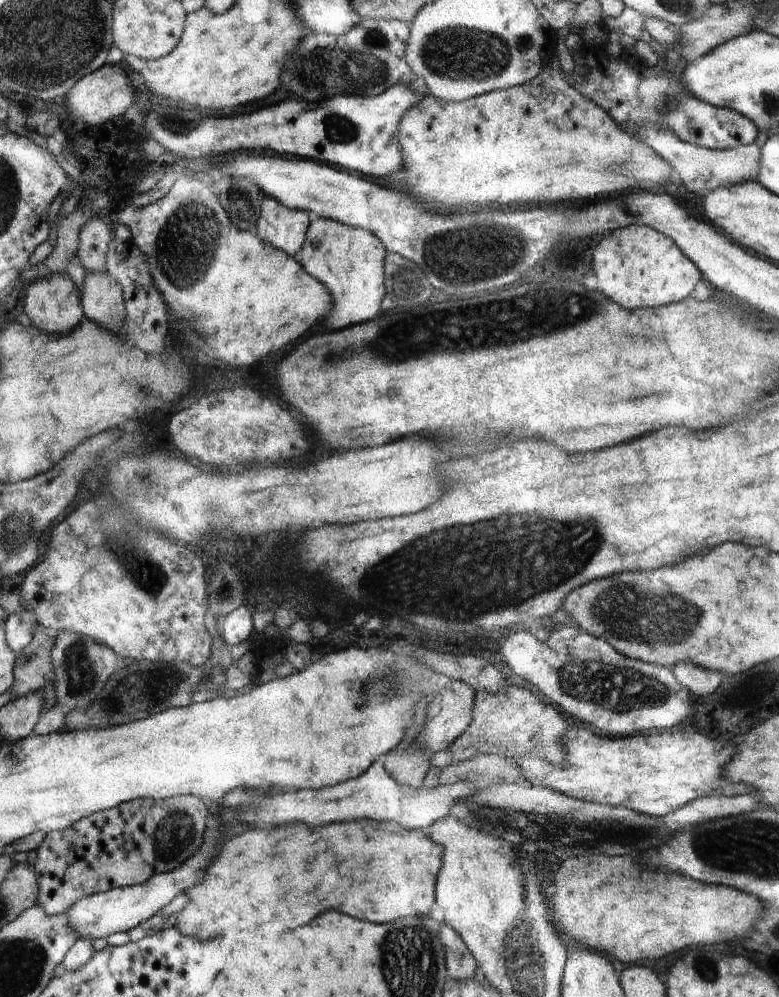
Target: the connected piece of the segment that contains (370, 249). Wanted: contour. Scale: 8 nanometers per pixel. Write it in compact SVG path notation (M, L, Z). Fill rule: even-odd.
M328 218L312 219L303 247L295 259L332 294L332 312L322 326L328 326L328 330L340 330L376 317L380 312L380 300L386 294L384 256L383 241L372 232Z

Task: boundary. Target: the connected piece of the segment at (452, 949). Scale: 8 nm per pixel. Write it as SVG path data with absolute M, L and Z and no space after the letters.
M441 919L439 935L444 938L444 944L448 944L447 967L448 976L456 981L466 980L475 975L478 966L471 950L465 944L463 937L452 926L448 926Z

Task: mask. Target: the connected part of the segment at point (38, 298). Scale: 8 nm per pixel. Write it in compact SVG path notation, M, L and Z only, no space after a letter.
M66 271L56 272L56 274L44 276L30 283L26 294L25 311L30 314L32 322L40 330L52 332L52 334L72 332L74 328L78 328L83 323L87 316L83 306L83 290L76 286Z

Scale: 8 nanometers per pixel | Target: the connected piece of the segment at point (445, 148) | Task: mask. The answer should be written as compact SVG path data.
M557 58L540 76L536 76L528 84L521 84L518 87L504 90L495 90L474 99L463 100L462 102L446 102L432 95L425 97L404 114L403 123L400 124L400 148L404 152L404 174L406 178L406 188L416 196L418 202L422 204L432 204L442 211L462 210L462 208L484 209L488 206L498 206L498 208L518 208L518 206L538 206L538 204L564 204L564 202L574 202L574 200L590 200L592 196L608 196L616 192L650 191L648 188L664 186L668 184L672 177L672 164L668 164L662 156L658 156L647 144L639 141L627 130L621 129L616 124L615 119L600 105L594 104L593 100L588 100L583 93L572 86L569 76L562 72Z

